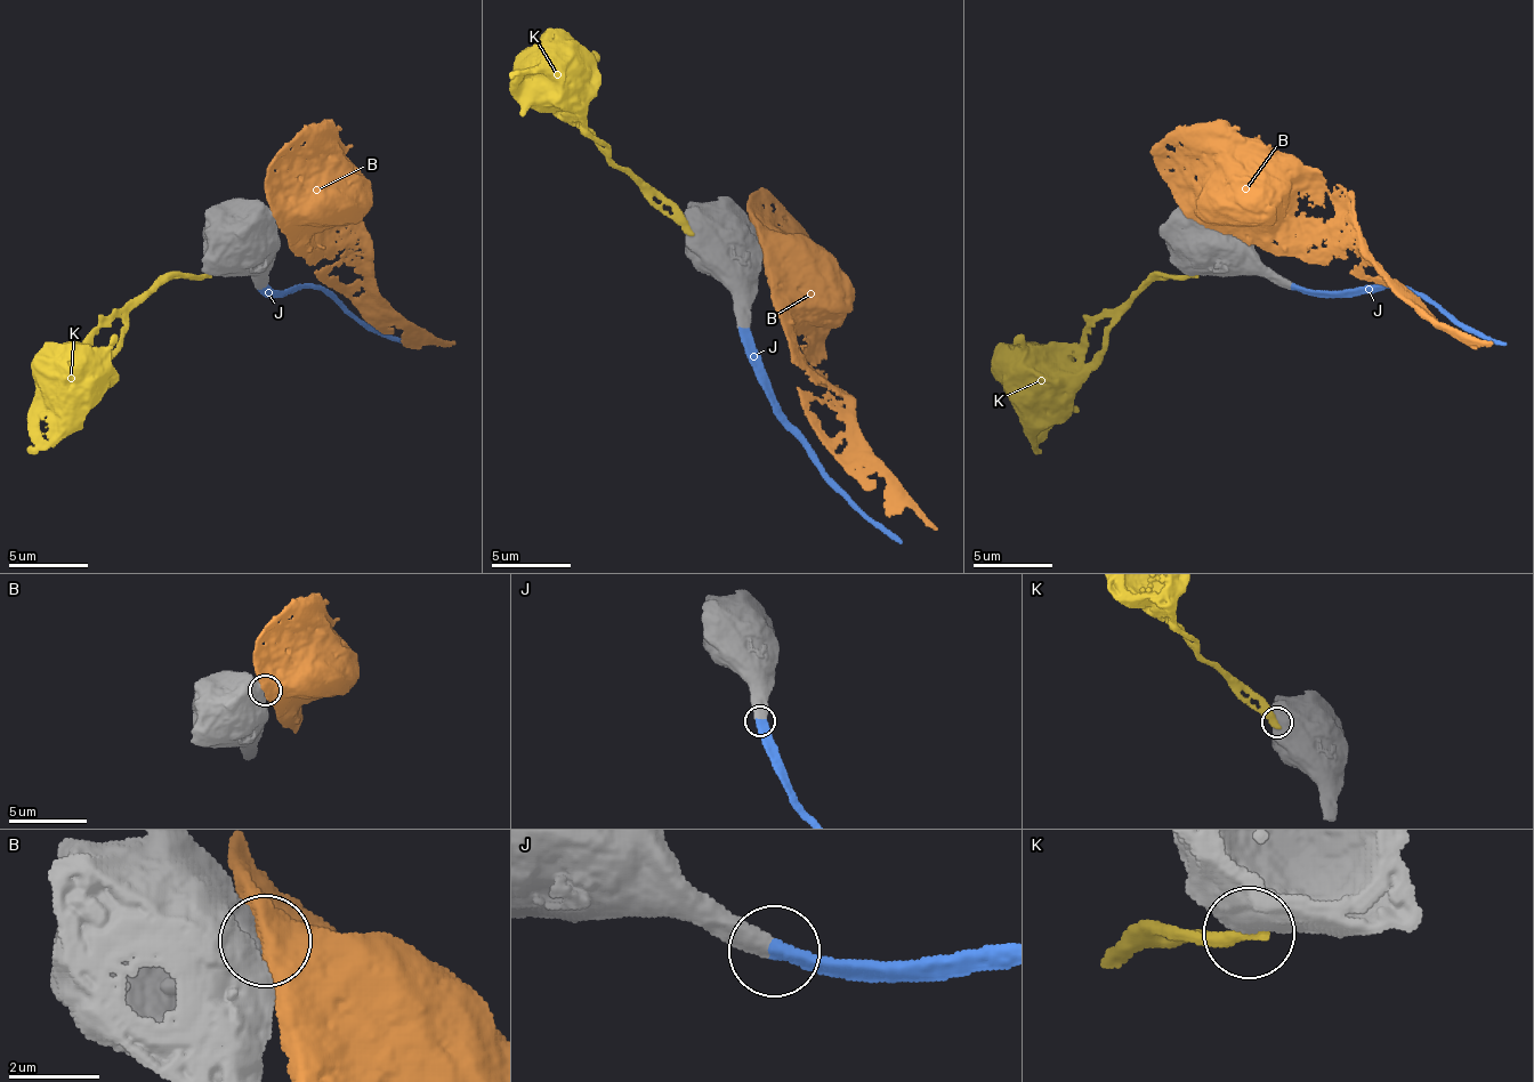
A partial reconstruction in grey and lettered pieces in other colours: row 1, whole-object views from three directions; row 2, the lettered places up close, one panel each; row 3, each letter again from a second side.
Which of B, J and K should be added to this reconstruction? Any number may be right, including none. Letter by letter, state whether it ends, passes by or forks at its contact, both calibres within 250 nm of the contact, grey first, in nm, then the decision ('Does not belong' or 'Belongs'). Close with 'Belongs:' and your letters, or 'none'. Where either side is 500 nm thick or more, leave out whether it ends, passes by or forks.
B: Thickness 1000 nm (grey) against 1000 nm. Does not belong
J: Thickness 550 nm (grey) against 500 nm. Belongs
K: Thickness 850 nm (grey) against 400 nm. Does not belong
Belongs: J

